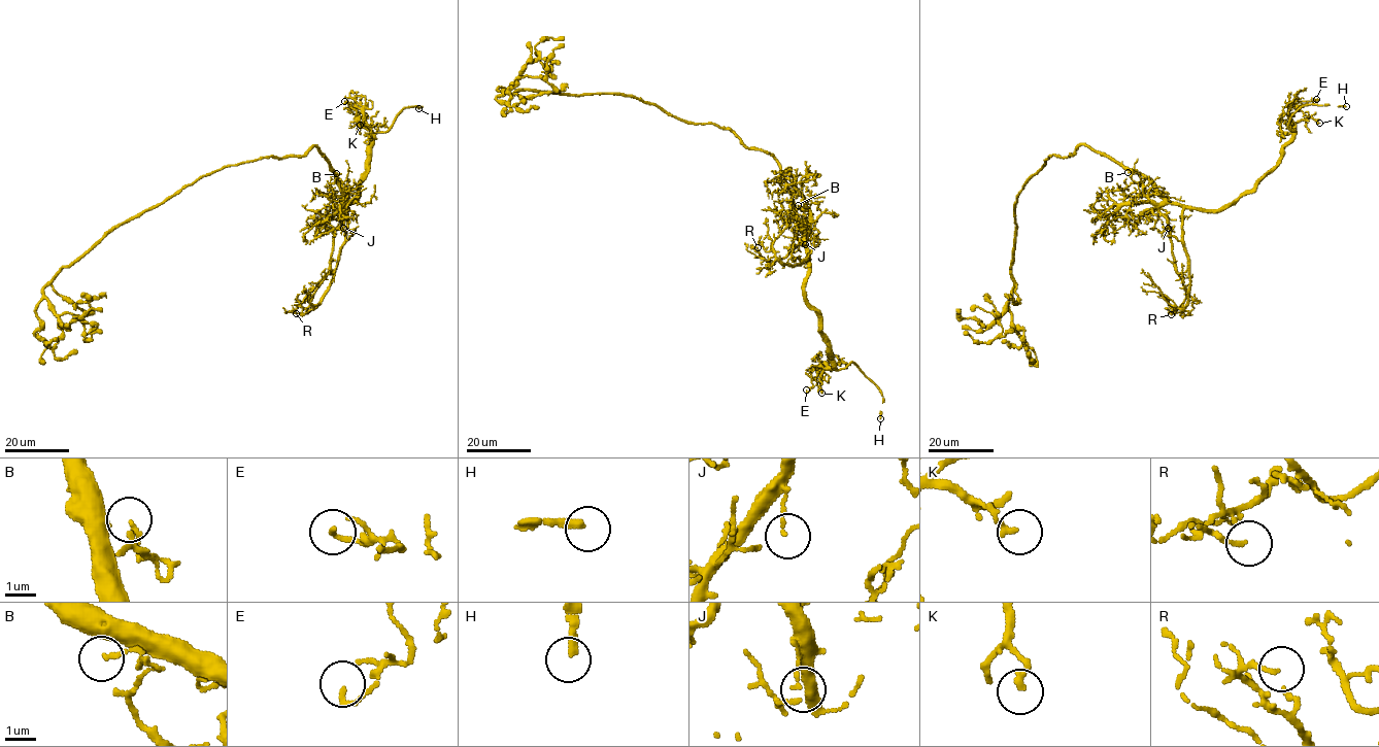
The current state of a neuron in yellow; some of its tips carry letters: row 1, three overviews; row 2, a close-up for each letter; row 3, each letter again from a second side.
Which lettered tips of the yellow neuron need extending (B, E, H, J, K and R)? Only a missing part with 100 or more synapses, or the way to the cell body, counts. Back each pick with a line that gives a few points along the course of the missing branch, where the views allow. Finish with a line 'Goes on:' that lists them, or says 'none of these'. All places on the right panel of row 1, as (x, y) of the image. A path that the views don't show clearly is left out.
Goes on: H

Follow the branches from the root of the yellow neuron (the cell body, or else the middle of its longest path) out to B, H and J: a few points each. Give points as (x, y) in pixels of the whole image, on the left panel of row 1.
B: (280, 158), (300, 157), (315, 146), (328, 159), (344, 204), (343, 198), (329, 192), (336, 173)
H: (280, 158), (300, 157), (315, 146), (342, 192), (343, 211), (357, 195), (371, 140), (404, 108), (418, 108)
J: (280, 158), (300, 157), (312, 146), (327, 158), (340, 187), (343, 228)

